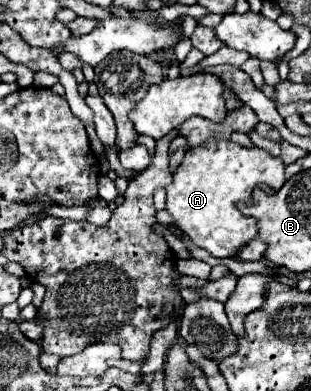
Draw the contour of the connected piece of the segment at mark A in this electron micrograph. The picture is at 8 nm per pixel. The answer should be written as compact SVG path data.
M208 141L204 147L186 151L184 161L166 189L166 211L172 215L174 225L210 255L236 257L240 249L258 235L254 217L242 215L236 203L248 205L252 189L260 183L274 189L284 185L284 163L278 157L258 147L246 149L232 141Z

